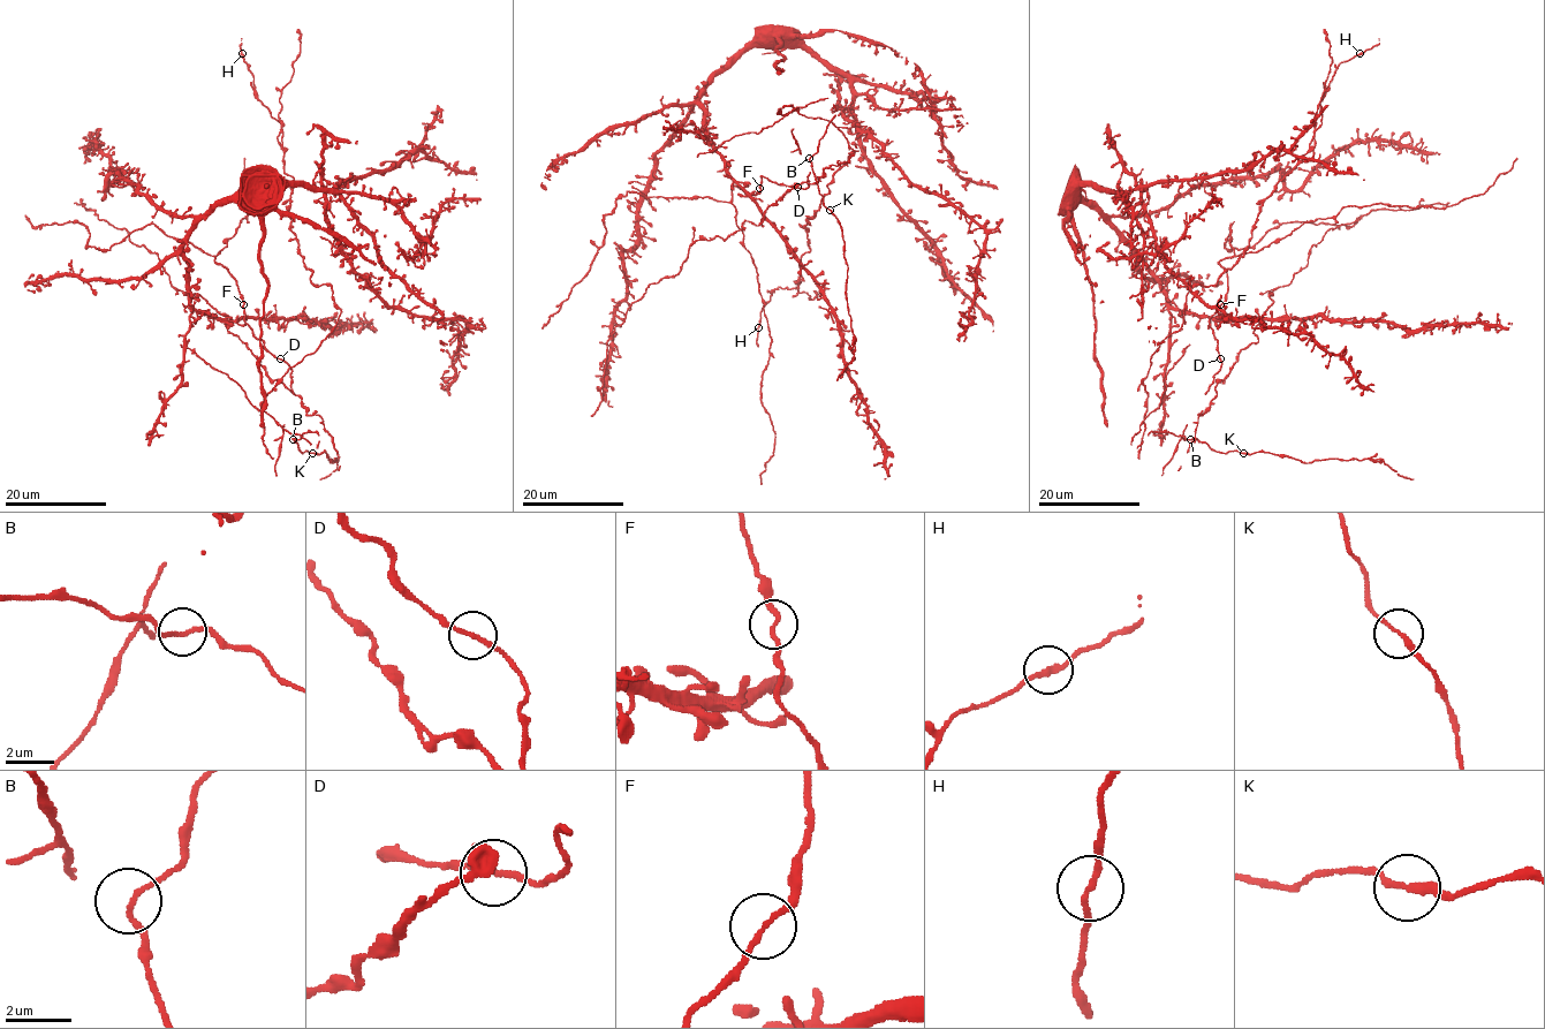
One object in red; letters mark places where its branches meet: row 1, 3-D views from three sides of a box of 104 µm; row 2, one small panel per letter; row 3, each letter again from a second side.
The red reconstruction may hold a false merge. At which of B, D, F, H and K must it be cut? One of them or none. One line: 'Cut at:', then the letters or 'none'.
Cut at: none

